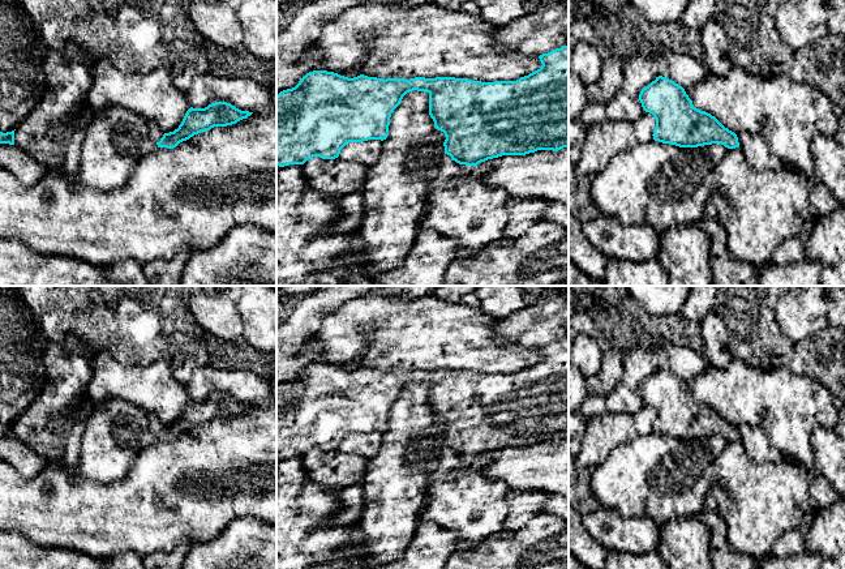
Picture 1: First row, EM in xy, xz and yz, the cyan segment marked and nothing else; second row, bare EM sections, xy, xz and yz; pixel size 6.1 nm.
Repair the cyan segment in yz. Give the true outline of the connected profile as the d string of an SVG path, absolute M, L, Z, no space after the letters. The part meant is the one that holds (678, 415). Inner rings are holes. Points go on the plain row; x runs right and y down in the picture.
M659 368L642 381L639 393L656 411L653 432L679 440L721 436L741 440L755 462L790 461L790 457L769 445L765 432L749 424L732 424L715 408L694 399L685 381Z

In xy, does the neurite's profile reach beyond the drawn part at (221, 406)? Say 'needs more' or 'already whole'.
needs more

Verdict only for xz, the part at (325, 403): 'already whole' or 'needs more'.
needs more

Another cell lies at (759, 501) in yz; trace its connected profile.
M741 440L729 441L715 461L709 491L717 501L716 512L726 523L728 547L755 560L771 555L775 543L814 512L810 478L806 469L790 461L755 462Z

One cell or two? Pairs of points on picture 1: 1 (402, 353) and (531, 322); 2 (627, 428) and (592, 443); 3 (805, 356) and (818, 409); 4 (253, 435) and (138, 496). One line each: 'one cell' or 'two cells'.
1: two cells
2: one cell
3: two cells
4: one cell

